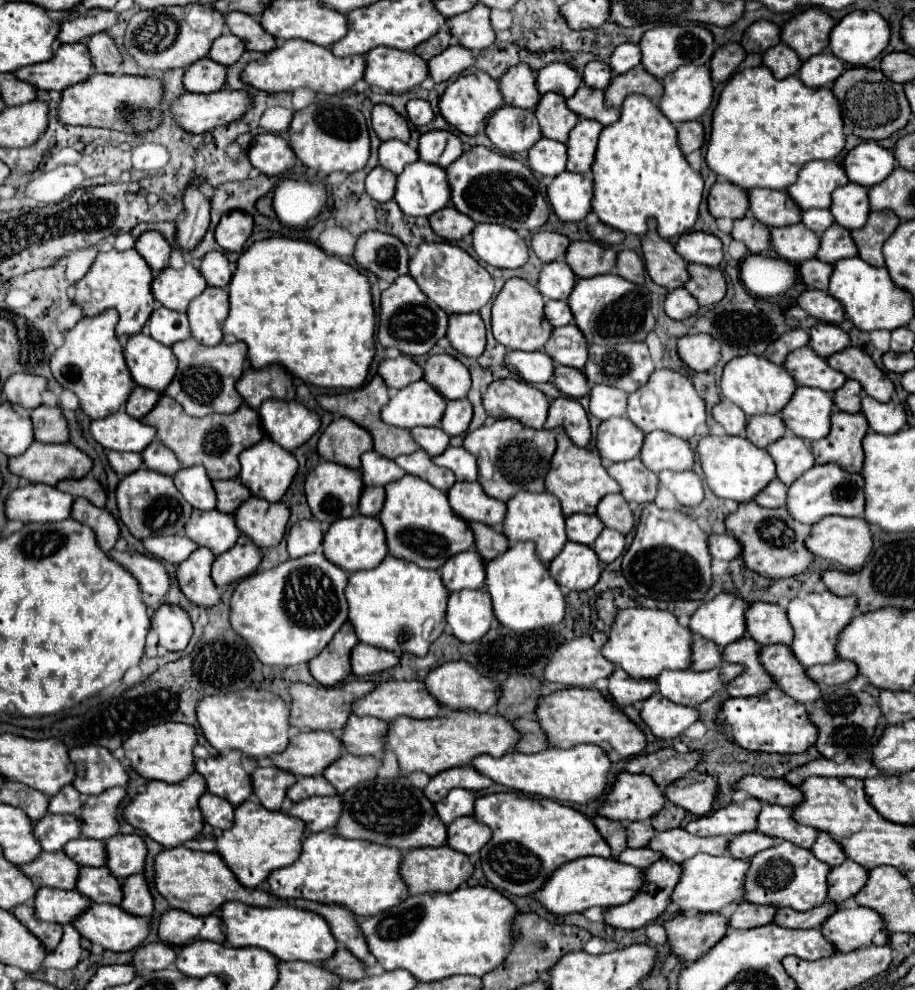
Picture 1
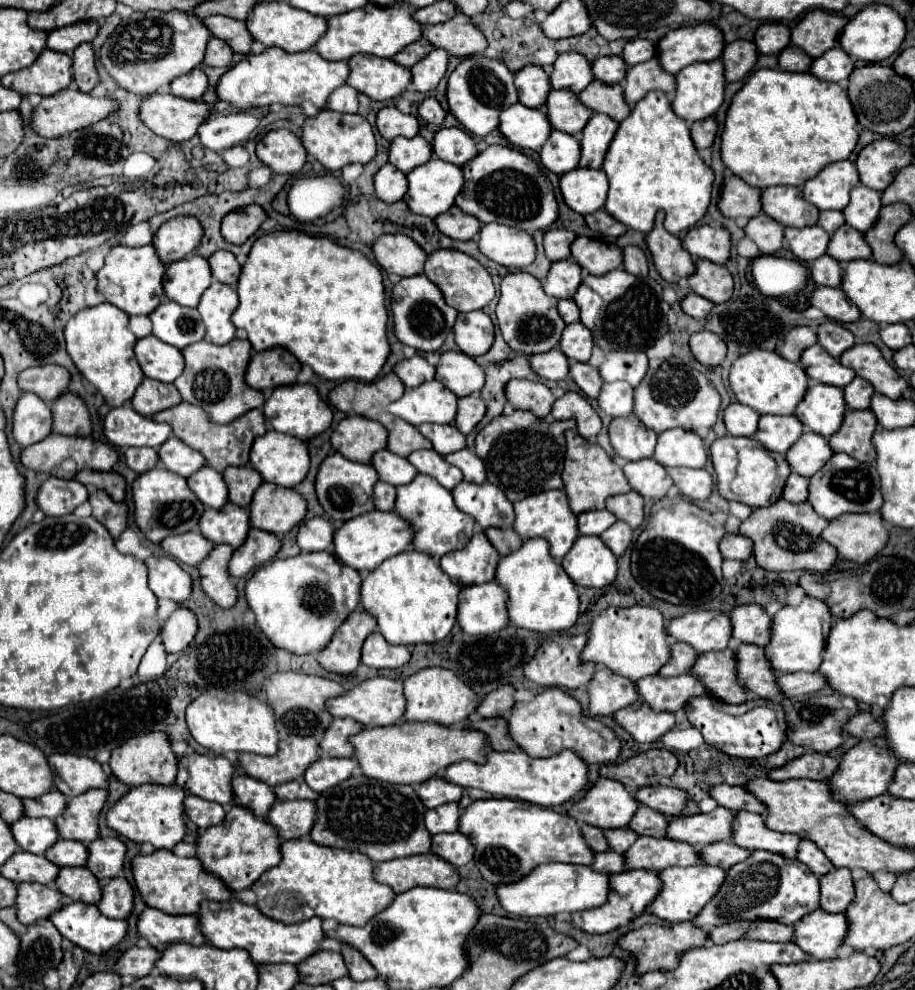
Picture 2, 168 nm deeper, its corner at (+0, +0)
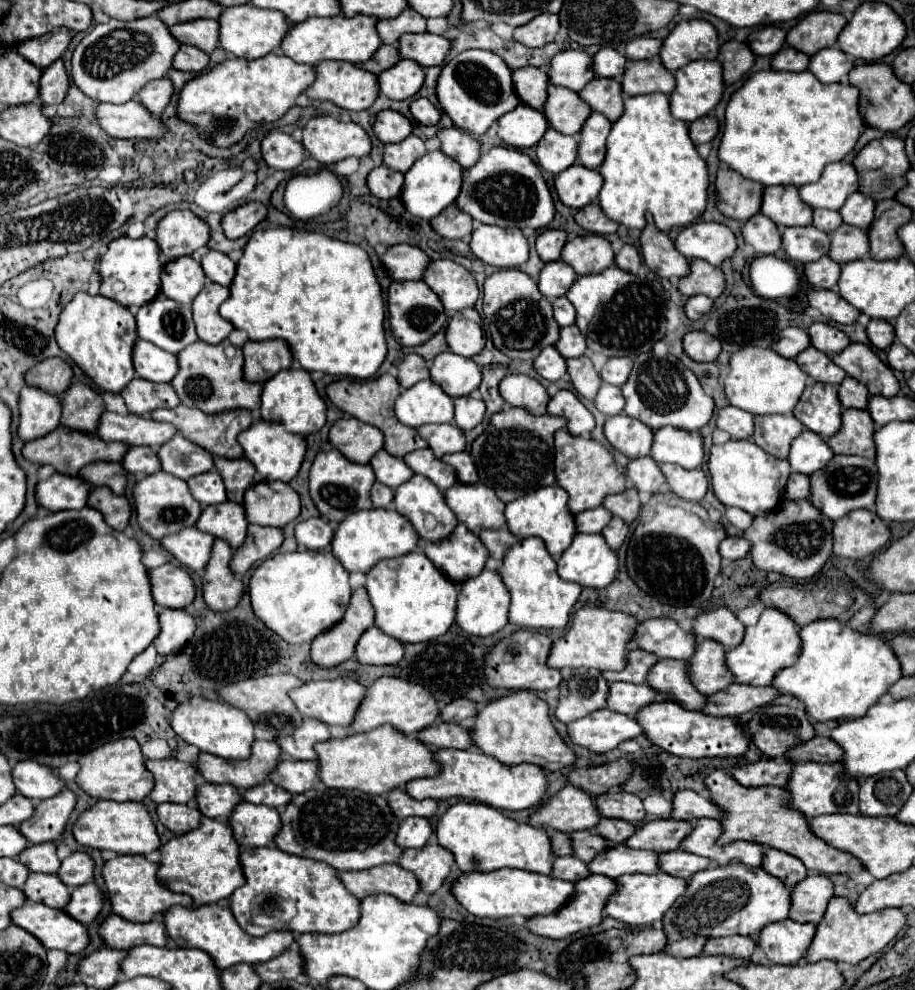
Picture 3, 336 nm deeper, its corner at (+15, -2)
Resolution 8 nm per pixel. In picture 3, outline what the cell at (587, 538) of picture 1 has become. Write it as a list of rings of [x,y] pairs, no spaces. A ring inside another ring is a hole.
[[[603,506],[599,508],[593,508],[593,510],[585,510],[581,514],[575,516],[575,526],[577,526],[577,532],[583,532],[583,534],[599,534],[611,520],[613,514],[609,514]]]

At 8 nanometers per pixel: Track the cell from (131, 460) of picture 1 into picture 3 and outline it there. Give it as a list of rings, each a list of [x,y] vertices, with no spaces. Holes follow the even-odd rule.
[[[131,446],[123,460],[121,460],[125,472],[129,474],[153,474],[157,470],[161,470],[161,464],[159,464],[159,458],[157,458],[157,452],[153,452],[153,448],[149,446]]]

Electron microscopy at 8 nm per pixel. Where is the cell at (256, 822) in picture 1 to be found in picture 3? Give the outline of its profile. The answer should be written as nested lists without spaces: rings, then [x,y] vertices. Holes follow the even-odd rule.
[[[203,818],[199,828],[183,836],[171,838],[165,846],[161,846],[161,868],[157,876],[173,892],[193,896],[195,906],[213,904],[223,898],[229,898],[233,890],[245,884],[245,876],[241,876],[241,864],[237,856],[239,856],[239,844],[233,840],[229,824],[217,822],[213,818]]]

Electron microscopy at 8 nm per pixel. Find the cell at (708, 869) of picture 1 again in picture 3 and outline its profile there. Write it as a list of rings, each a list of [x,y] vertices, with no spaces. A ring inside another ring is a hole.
[[[659,872],[659,874],[625,874],[617,880],[621,882],[621,888],[609,898],[609,902],[605,906],[605,914],[635,927],[662,929],[665,912],[677,902],[677,898],[681,898],[685,894],[685,888],[687,888],[687,880],[669,876],[665,872]]]

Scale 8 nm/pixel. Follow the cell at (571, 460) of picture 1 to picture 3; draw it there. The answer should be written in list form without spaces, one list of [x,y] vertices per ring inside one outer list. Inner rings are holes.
[[[565,428],[555,432],[555,478],[557,484],[569,494],[569,512],[579,514],[589,508],[601,506],[603,498],[607,494],[619,494],[625,490],[625,474],[617,468],[613,462],[613,456],[609,454],[607,448],[603,448],[599,442],[591,438],[581,438],[581,436],[571,436]]]

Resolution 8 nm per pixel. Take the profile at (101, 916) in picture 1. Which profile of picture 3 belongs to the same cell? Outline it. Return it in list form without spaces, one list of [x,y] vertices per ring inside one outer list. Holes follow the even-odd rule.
[[[27,902],[11,912],[13,924],[37,936],[37,940],[49,950],[65,950],[79,954],[89,944],[89,932],[83,924],[73,920],[65,910],[49,908],[45,904]]]

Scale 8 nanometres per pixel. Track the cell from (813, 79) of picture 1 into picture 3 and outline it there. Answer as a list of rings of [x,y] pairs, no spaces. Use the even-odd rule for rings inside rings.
[[[837,46],[823,48],[809,60],[809,72],[813,72],[817,80],[823,84],[839,82],[849,74],[851,68],[853,68],[853,58],[849,58]]]

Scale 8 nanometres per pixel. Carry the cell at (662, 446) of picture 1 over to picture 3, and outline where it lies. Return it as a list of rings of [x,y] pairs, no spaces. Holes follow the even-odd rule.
[[[659,428],[653,436],[651,458],[657,464],[671,462],[689,470],[699,468],[703,462],[703,438],[699,436],[699,432],[685,432],[679,428]]]

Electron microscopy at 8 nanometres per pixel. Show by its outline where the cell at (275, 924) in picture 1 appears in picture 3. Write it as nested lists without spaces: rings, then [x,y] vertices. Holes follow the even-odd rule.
[[[205,904],[205,906],[197,906],[197,908],[195,906],[193,908],[171,906],[165,912],[165,928],[169,932],[169,938],[179,948],[199,948],[199,950],[205,950],[207,954],[211,954],[211,958],[215,960],[215,966],[219,970],[225,970],[233,964],[241,964],[241,962],[259,964],[259,962],[277,958],[281,952],[285,952],[295,942],[293,932],[281,932],[281,930],[273,930],[259,938],[249,936],[249,934],[241,932],[237,920],[233,920],[233,912],[229,912],[227,906],[219,906],[219,904]]]

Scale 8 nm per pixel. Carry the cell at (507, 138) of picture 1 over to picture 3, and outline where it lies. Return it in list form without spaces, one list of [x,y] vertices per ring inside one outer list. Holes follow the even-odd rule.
[[[519,104],[497,120],[497,136],[511,148],[523,150],[535,146],[545,130],[549,128],[547,118],[541,110]]]

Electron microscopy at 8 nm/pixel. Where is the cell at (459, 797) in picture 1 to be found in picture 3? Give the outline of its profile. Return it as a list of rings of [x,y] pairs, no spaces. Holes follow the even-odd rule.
[[[405,818],[397,832],[397,844],[401,848],[421,848],[433,838],[433,828],[427,818]]]

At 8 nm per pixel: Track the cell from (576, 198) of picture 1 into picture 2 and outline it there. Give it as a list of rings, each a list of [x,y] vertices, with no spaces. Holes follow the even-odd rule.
[[[574,168],[560,178],[564,202],[578,214],[592,214],[600,210],[608,194],[608,178],[604,170]]]

